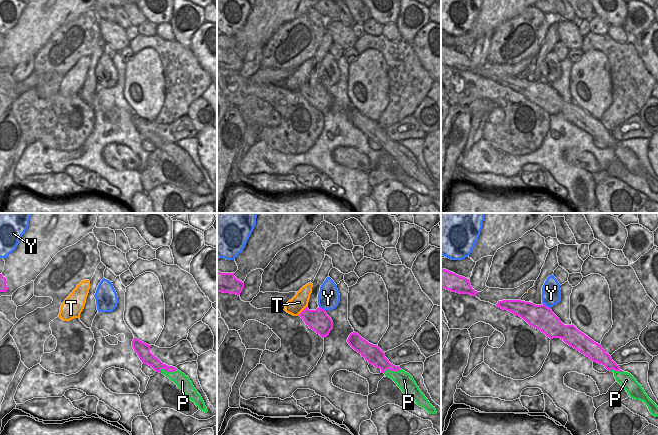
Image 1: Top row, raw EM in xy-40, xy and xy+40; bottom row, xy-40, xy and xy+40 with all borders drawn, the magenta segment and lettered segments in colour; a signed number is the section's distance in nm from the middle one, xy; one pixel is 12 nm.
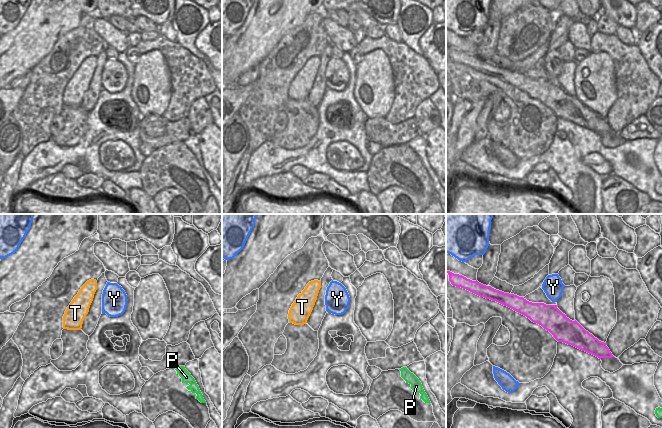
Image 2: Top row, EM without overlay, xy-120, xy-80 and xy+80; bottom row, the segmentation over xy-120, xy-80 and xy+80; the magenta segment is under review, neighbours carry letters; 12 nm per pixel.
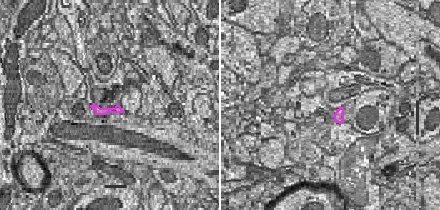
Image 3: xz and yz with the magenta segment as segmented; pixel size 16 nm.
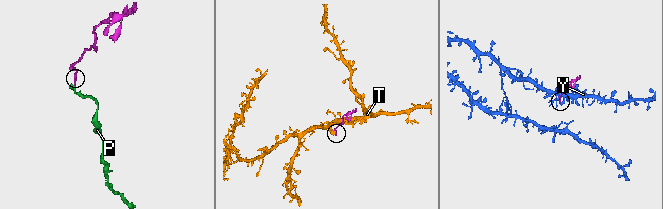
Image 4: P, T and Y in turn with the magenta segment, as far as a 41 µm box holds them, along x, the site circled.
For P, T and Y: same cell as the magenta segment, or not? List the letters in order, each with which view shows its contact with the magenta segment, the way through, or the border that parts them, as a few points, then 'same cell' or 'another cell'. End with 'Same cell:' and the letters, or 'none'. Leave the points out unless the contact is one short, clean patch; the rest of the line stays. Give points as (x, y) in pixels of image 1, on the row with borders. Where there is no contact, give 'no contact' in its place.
P: xy-40 | across xy-40 (150, 359), (167, 371), (182, 381) | same cell
T: xy | along xy (306, 306), (298, 314) | another cell
Y: xy+40 | another cell
Same cell: P

